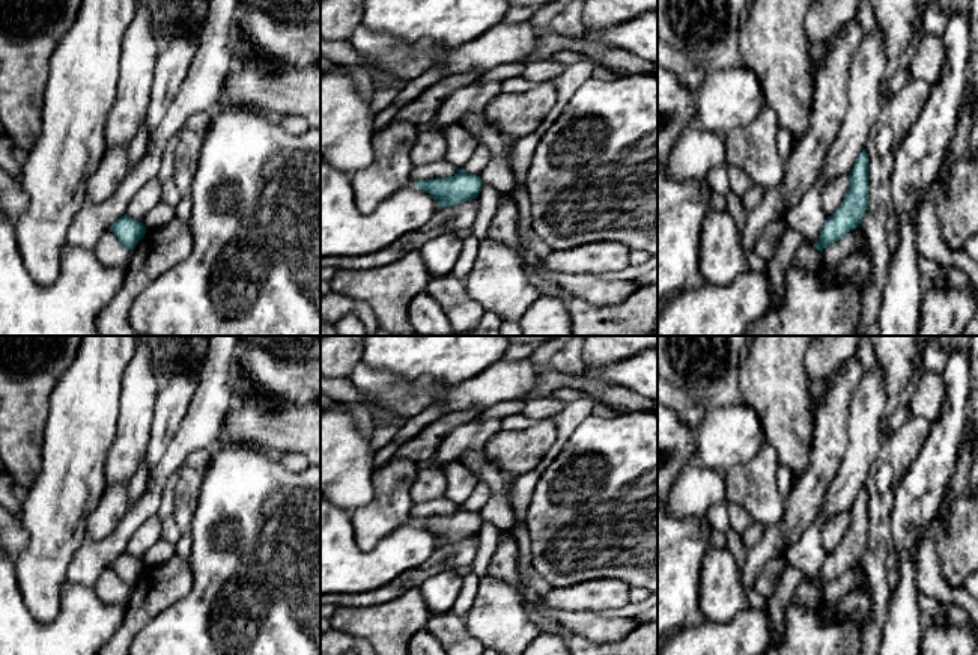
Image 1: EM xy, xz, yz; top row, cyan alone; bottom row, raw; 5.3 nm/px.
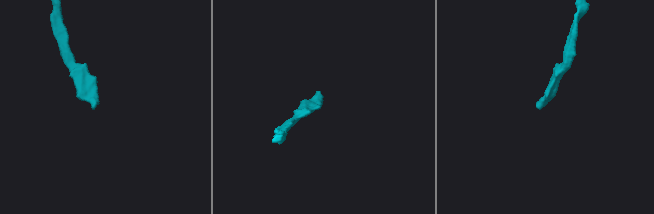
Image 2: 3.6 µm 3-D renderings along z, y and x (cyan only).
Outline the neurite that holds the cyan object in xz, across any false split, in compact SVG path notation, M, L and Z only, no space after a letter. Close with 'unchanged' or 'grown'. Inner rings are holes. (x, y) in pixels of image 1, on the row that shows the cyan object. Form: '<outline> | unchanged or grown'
M465 169L451 178L438 178L414 182L414 185L429 193L439 208L450 208L466 200L477 199L481 190L480 176L468 173Z | unchanged

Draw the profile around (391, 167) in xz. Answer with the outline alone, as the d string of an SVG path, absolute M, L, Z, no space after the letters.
M397 119L373 133L373 163L351 175L354 202L363 214L375 212L387 197L414 184L411 151L418 133L414 123Z

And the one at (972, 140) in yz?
M969 0L970 17L970 65L969 84L973 90L972 126L967 137L966 154L978 160L978 0Z

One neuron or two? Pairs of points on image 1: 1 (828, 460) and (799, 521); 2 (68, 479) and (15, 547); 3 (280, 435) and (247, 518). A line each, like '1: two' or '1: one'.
1: one
2: two
3: two

